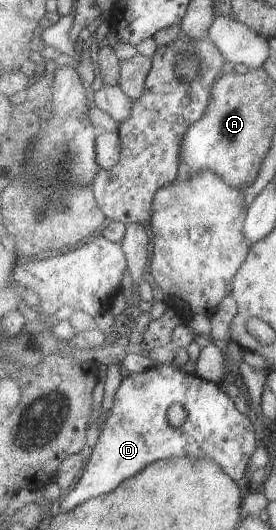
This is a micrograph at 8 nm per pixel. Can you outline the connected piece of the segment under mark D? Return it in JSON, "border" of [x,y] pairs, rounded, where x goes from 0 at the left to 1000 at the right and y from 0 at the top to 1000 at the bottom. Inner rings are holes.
{"border":[[[620,687],[576,689],[554,696],[533,696],[525,704],[482,704],[453,713],[417,745],[417,768],[395,775],[380,809],[362,817],[319,879],[301,891],[283,911],[257,921],[250,930],[225,930],[210,942],[221,964],[243,966],[322,942],[366,938],[406,930],[453,908],[482,896],[525,887],[533,877],[576,866],[605,862],[707,862],[707,866],[764,866],[808,881],[808,889],[851,908],[888,900],[895,877],[909,872],[909,862],[931,849],[931,817],[895,787],[895,779],[859,775],[851,757],[808,736],[797,726],[743,719],[717,708],[685,708],[663,704],[649,692]],[[649,762],[678,777],[674,794],[652,806],[627,806],[612,798],[612,772],[620,764]]]}

